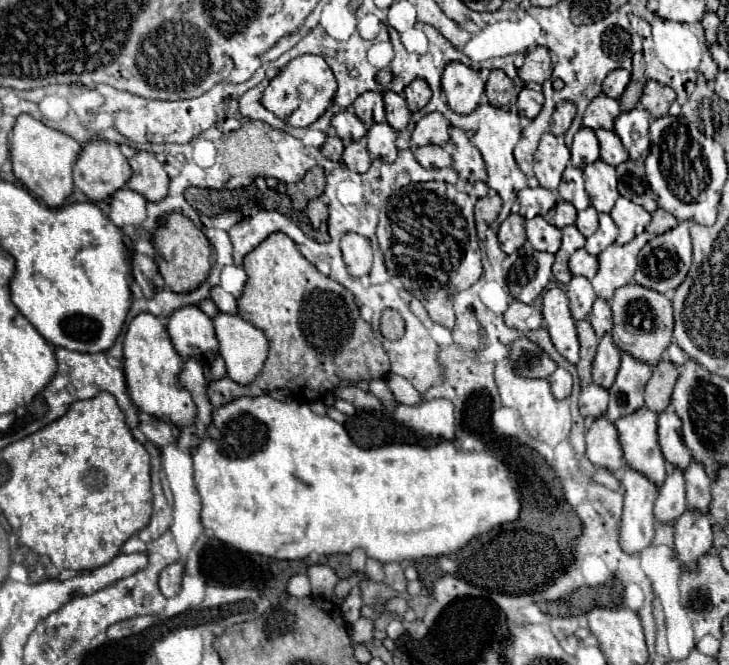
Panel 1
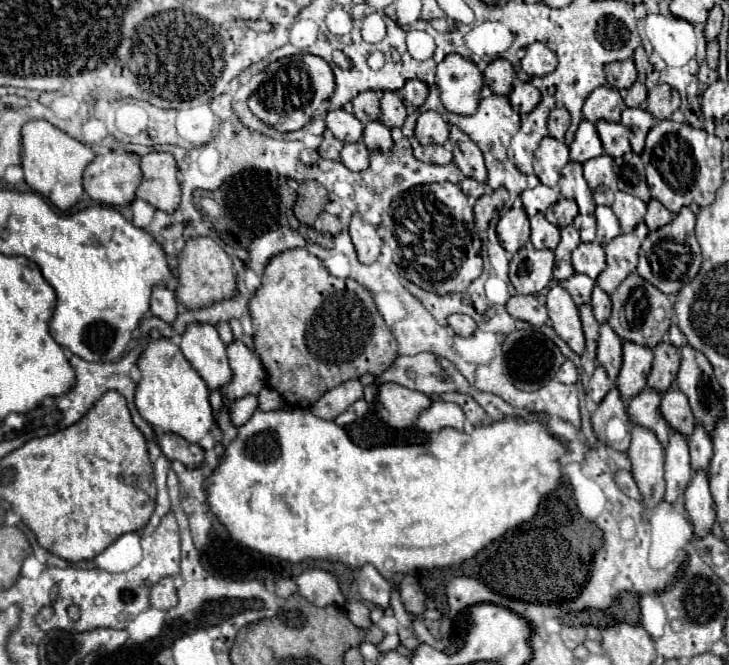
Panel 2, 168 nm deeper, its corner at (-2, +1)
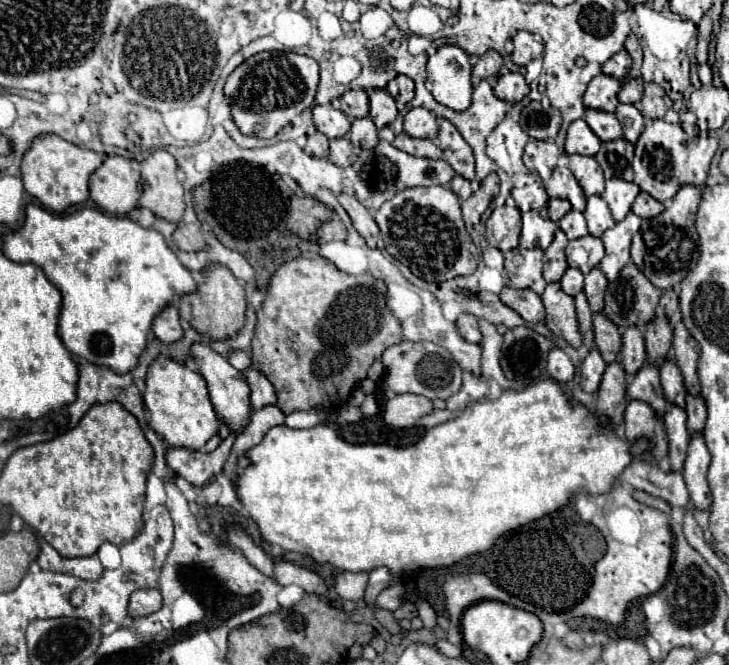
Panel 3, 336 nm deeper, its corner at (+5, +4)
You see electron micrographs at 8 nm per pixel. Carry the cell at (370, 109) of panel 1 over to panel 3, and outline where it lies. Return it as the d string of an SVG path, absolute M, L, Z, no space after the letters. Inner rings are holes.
M349 90L339 100L341 110L349 118L365 118L369 114L369 96L365 90Z

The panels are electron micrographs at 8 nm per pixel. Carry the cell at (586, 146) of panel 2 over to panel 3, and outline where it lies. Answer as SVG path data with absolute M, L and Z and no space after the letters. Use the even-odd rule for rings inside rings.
M577 120L567 128L567 140L565 140L565 152L567 154L583 154L583 156L595 156L601 146L601 140L593 130L587 126L585 120Z

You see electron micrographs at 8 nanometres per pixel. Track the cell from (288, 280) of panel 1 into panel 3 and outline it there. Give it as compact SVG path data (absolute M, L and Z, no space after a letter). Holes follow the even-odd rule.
M297 258L297 260L291 260L291 262L285 262L283 266L277 268L275 276L271 278L271 284L267 288L267 296L265 296L265 302L261 306L261 310L257 312L257 332L255 332L255 338L253 338L253 352L251 352L251 358L253 358L253 366L257 370L261 370L265 374L265 378L273 384L275 388L275 394L277 394L277 408L287 416L287 414L293 414L297 410L315 410L315 408L325 408L325 406L335 406L335 404L343 404L347 402L351 390L357 388L357 384L361 380L367 378L367 370L369 366L375 362L375 360L381 360L381 354L393 346L393 344L399 344L403 340L403 330L401 330L401 322L393 316L393 312L387 308L387 302L385 302L385 292L387 292L387 286L381 278L375 278L371 274L359 274L359 276L353 276L353 274L347 274L347 272L341 272L333 262L329 262L327 258Z

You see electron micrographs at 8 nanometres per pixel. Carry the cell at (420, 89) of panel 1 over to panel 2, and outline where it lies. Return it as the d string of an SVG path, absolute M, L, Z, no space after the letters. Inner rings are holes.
M410 79L406 81L404 85L404 103L410 107L410 109L418 109L424 105L426 97L428 97L428 85L424 81L418 81L418 79Z

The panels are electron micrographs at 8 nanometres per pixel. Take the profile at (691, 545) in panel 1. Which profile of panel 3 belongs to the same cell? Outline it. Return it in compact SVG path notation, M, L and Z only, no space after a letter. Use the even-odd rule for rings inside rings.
M693 432L689 450L687 450L687 460L685 460L685 484L691 496L691 502L699 510L707 510L711 506L711 490L707 484L707 468L711 462L711 454L707 450L707 444L703 440L701 432Z

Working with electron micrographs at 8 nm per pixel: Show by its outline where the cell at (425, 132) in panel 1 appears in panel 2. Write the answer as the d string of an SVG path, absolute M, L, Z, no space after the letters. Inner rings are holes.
M426 111L418 117L414 137L422 145L428 145L428 143L444 145L448 141L448 133L450 133L450 127L444 121L444 117L436 111Z

